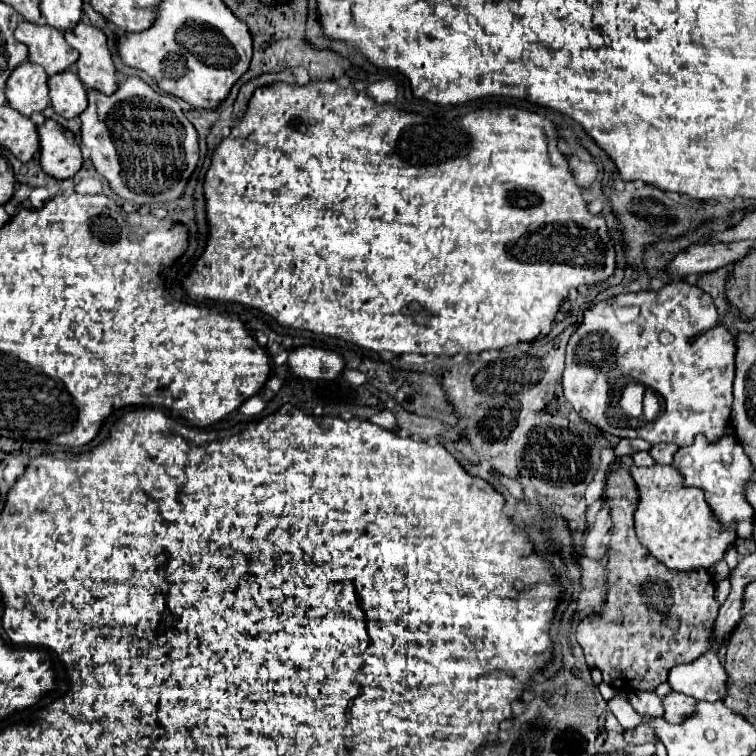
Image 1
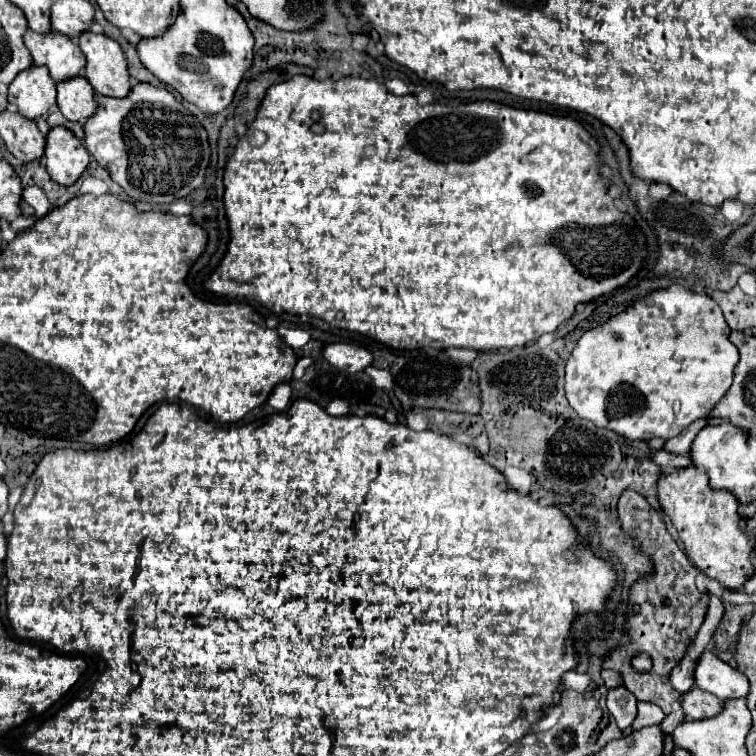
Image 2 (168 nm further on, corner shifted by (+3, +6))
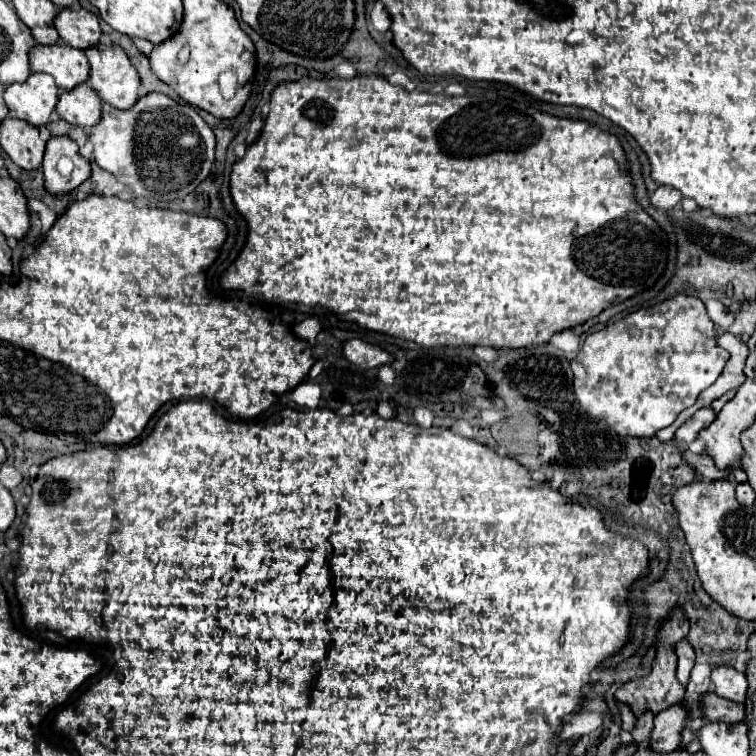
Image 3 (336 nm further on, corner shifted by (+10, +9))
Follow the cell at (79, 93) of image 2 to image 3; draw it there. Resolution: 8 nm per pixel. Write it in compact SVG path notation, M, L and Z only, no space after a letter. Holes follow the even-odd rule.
M82 83L60 95L56 111L66 123L88 129L102 117L102 99L86 83Z

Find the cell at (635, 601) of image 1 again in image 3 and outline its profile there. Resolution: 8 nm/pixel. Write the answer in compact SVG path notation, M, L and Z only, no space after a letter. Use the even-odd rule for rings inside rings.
M674 609L670 621L662 623L662 631L660 631L660 639L658 639L658 653L652 665L652 673L646 679L638 679L638 681L630 681L626 685L622 685L622 691L616 691L616 699L620 703L626 703L632 713L636 717L640 717L644 711L652 711L654 715L658 715L660 711L668 709L674 703L680 703L684 699L686 687L678 683L676 679L676 655L674 655L674 643L678 643L680 639L684 639L688 635L688 621L686 617L682 617L682 609Z

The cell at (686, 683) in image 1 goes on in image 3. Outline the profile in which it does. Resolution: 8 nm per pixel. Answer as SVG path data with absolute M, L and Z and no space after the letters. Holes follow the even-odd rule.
M722 665L712 669L712 683L716 689L716 695L726 697L730 701L738 701L744 703L746 699L746 691L748 691L748 683L746 683L746 675L736 671L734 667Z

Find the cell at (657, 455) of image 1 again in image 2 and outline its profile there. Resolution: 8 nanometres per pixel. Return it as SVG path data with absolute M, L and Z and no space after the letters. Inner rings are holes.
M697 420L697 422L693 422L693 424L691 424L689 428L685 428L679 436L675 436L675 438L667 440L667 442L665 442L665 446L663 446L663 450L671 452L671 454L687 456L687 454L689 454L689 448L691 448L691 442L693 442L693 438L697 436L697 432L699 432L705 424L707 424L707 420Z

